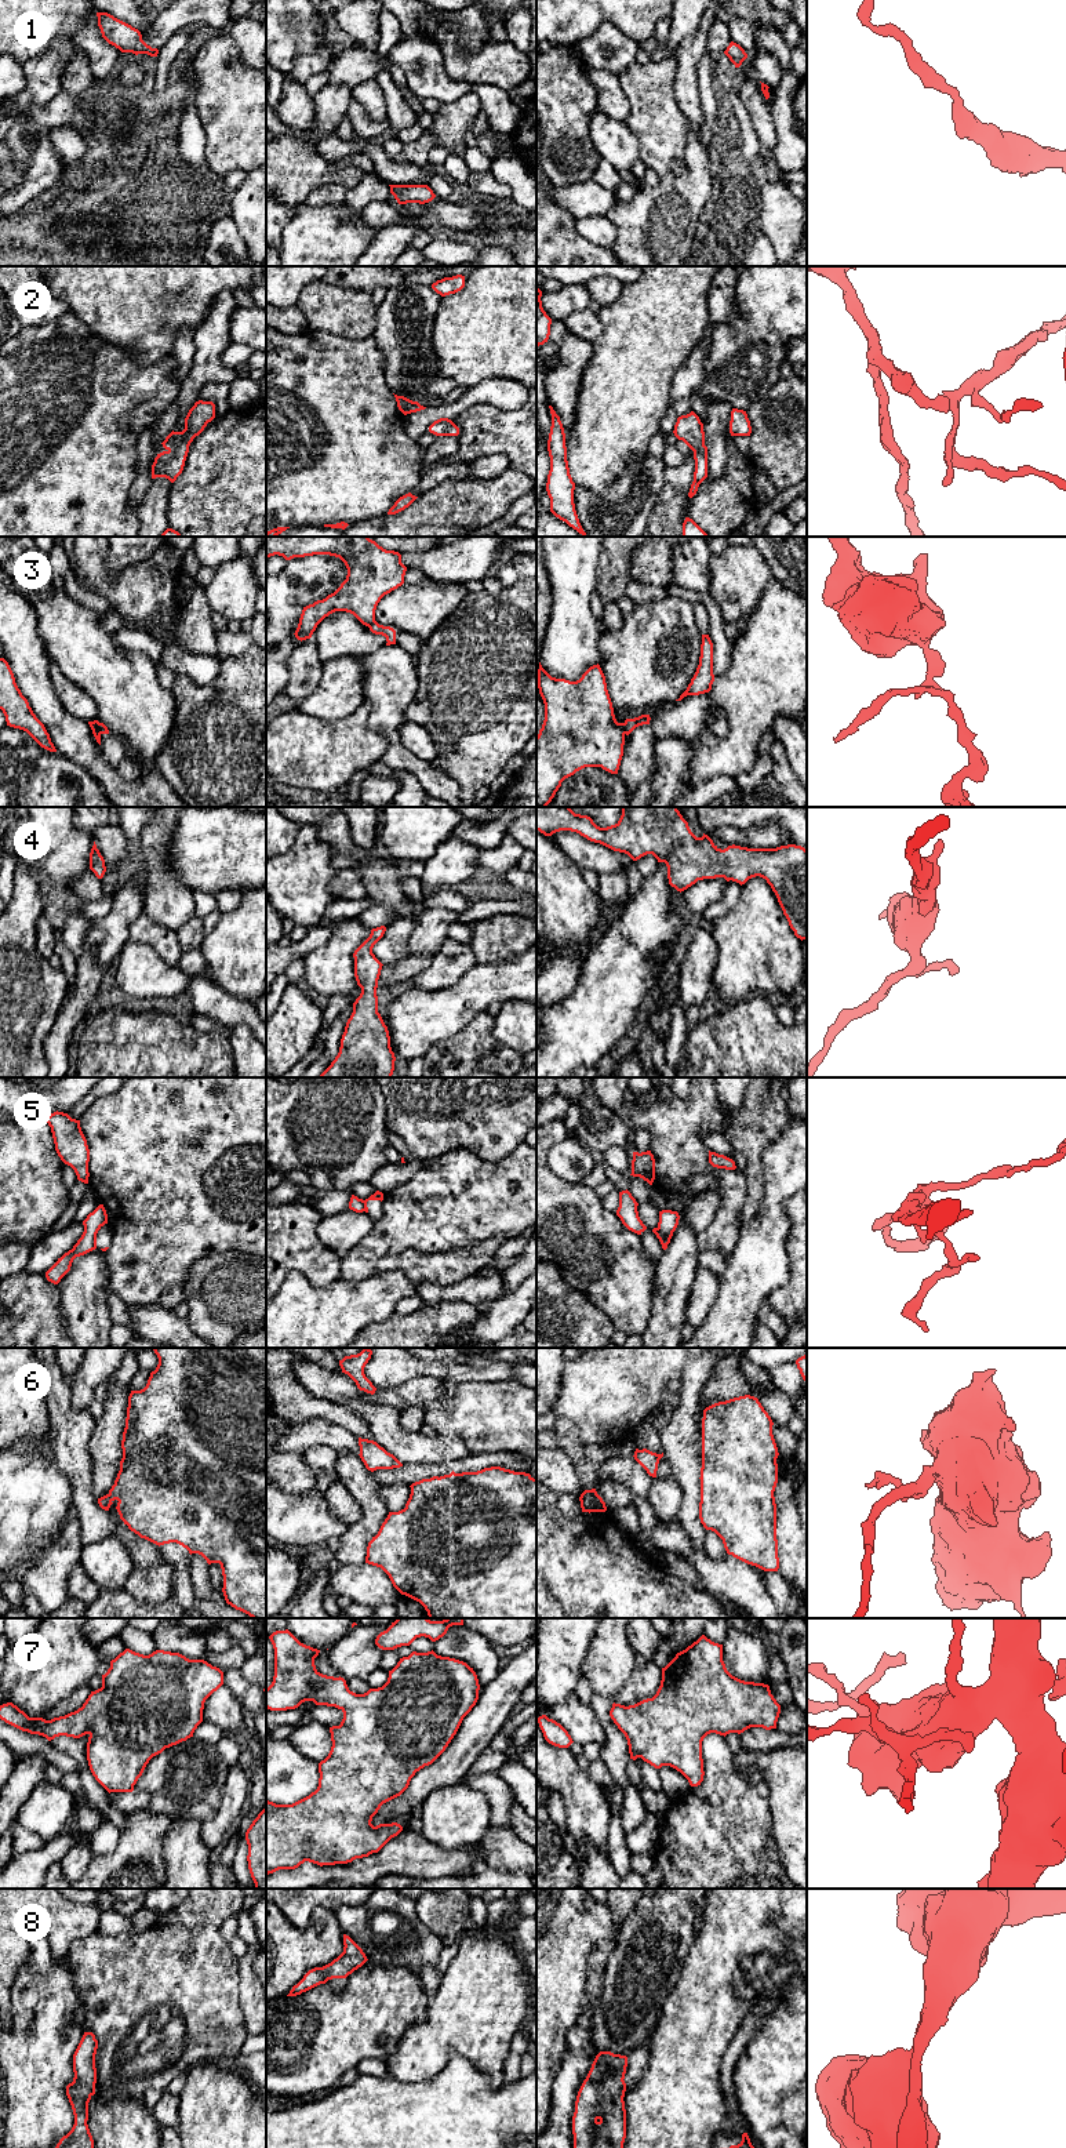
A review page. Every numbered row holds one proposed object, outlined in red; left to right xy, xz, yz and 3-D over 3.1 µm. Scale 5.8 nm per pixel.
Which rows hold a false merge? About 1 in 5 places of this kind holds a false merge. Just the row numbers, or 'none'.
3, 5

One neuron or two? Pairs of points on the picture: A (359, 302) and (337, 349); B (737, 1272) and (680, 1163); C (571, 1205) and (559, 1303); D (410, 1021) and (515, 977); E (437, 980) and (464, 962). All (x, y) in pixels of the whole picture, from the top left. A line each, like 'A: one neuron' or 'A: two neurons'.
A: two neurons
B: two neurons
C: two neurons
D: one neuron
E: one neuron

